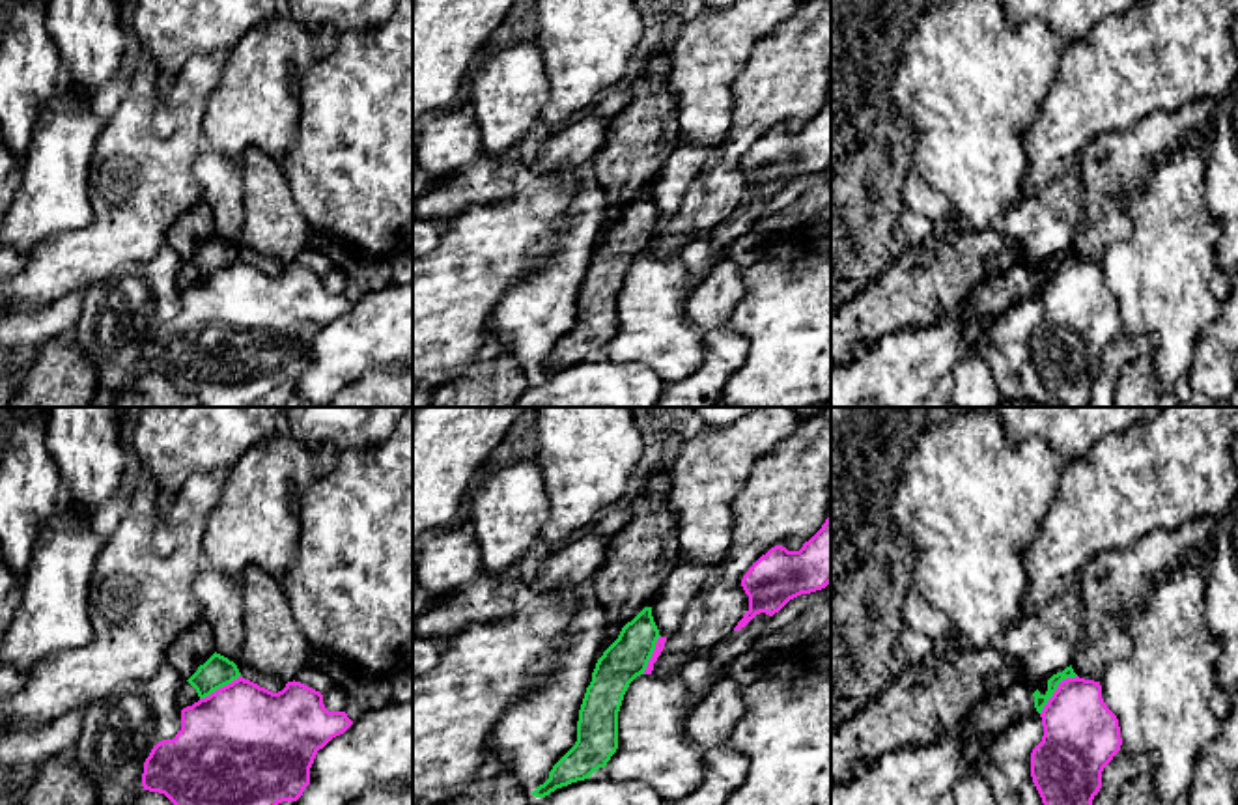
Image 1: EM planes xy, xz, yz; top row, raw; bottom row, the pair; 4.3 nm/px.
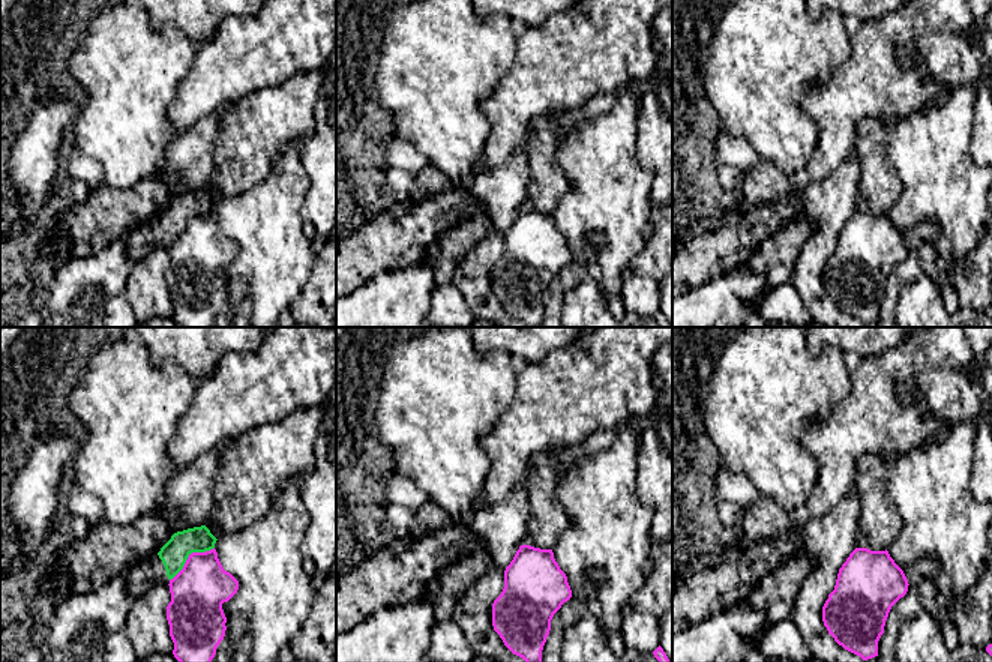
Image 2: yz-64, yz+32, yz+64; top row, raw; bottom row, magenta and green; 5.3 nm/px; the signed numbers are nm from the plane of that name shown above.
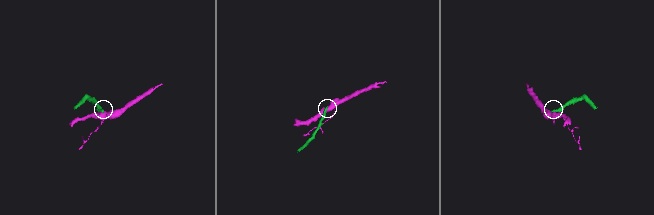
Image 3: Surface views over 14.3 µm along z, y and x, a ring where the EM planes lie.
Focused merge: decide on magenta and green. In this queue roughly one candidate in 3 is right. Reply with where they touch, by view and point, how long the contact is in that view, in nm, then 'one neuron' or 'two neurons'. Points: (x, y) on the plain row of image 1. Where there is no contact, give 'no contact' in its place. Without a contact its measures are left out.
meets magenta in yz at (1055, 273); contact 240 nm long; two neurons

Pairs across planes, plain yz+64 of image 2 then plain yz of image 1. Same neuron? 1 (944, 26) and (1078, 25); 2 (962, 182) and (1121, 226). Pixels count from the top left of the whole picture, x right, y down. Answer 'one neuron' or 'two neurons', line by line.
1: two neurons
2: two neurons

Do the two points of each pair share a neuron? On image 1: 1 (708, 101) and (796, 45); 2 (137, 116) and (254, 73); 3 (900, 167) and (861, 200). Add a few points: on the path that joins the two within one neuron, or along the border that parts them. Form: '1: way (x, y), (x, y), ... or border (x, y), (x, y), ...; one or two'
1: border (755, 45), (734, 84), (734, 107), (727, 127); two
2: border (226, 55), (221, 81), (206, 107), (204, 131); two
3: way (889, 167), (869, 189); one

